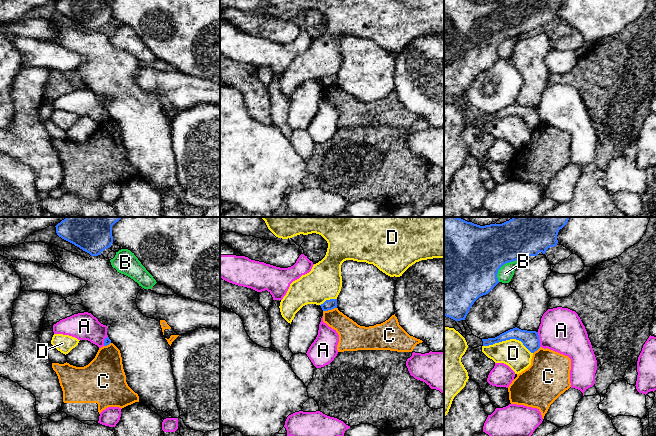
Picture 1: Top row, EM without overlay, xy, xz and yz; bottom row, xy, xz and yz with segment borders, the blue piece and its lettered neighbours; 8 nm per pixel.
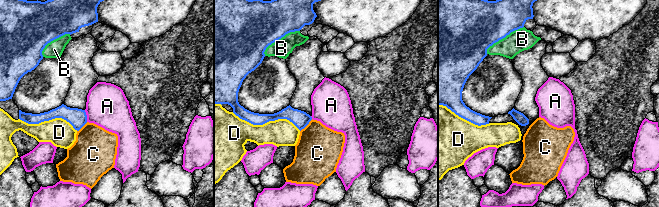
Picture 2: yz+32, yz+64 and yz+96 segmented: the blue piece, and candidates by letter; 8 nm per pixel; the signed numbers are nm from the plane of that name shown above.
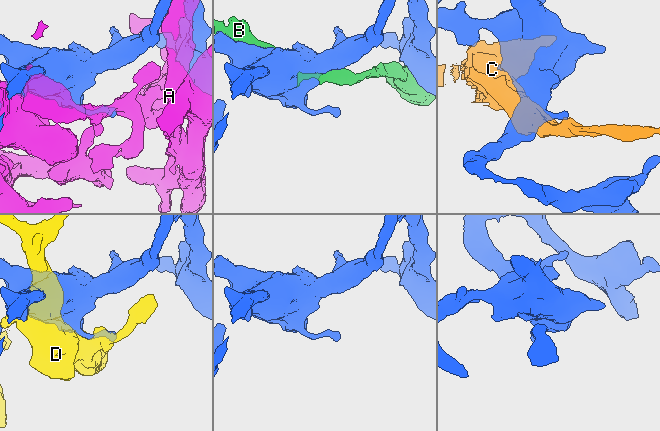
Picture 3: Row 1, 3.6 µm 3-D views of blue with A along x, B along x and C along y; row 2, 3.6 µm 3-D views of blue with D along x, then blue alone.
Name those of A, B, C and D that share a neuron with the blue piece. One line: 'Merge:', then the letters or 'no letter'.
Merge: no letter

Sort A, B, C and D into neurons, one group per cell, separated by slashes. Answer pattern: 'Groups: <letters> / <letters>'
Groups: A / B / C / D

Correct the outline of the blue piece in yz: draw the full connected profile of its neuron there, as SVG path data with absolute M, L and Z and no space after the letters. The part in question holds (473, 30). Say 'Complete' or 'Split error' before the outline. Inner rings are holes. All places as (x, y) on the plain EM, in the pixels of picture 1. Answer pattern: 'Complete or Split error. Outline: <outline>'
Complete. Outline: M444 0L444 92L455 97L465 96L474 78L481 72L488 70L498 59L498 46L506 39L519 36L524 33L537 32L539 28L545 30L550 23L557 21L557 11L566 0L490 0L480 2L477 0Z

